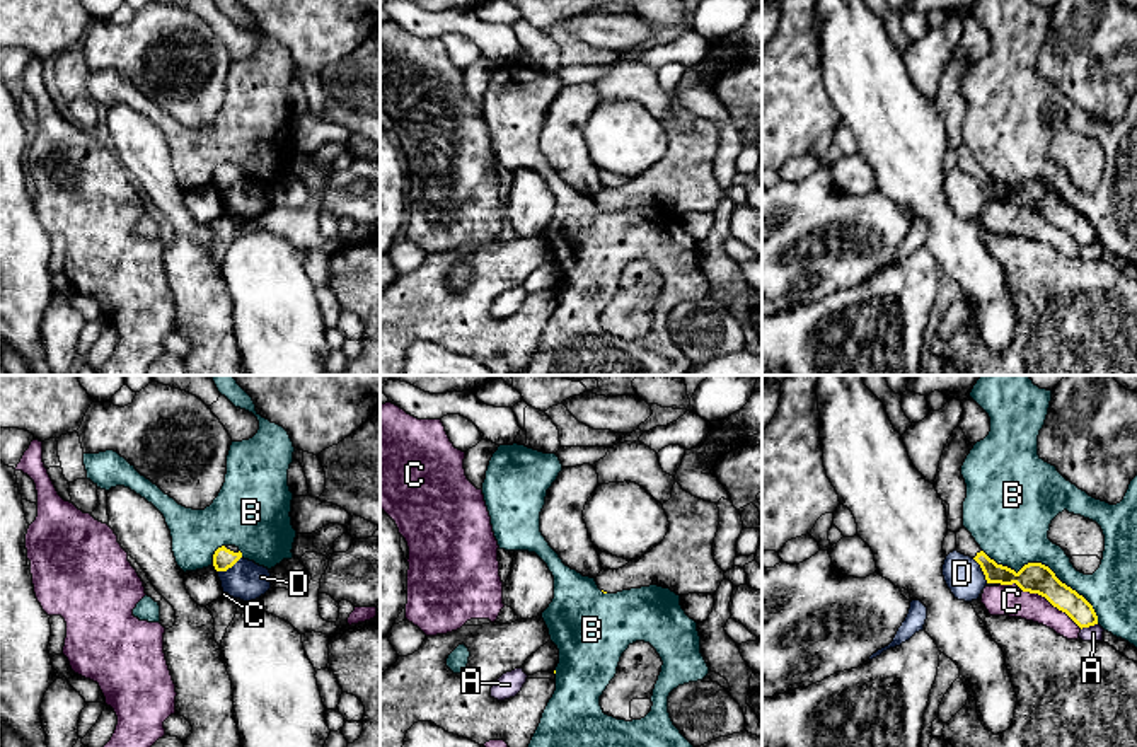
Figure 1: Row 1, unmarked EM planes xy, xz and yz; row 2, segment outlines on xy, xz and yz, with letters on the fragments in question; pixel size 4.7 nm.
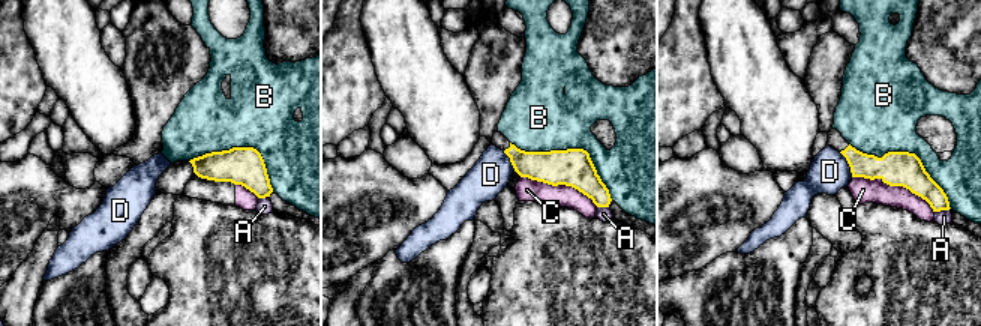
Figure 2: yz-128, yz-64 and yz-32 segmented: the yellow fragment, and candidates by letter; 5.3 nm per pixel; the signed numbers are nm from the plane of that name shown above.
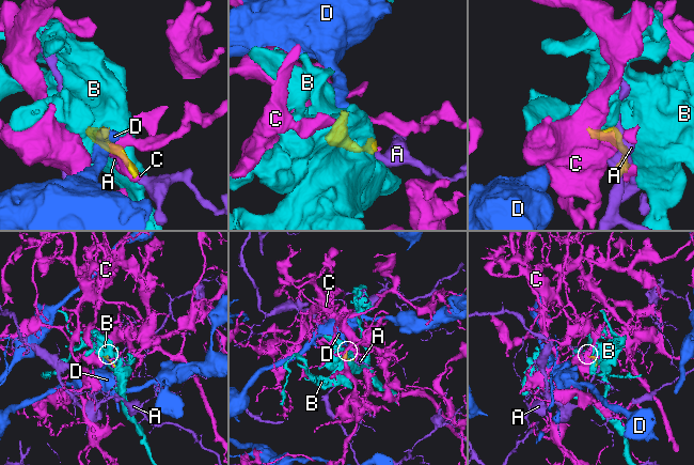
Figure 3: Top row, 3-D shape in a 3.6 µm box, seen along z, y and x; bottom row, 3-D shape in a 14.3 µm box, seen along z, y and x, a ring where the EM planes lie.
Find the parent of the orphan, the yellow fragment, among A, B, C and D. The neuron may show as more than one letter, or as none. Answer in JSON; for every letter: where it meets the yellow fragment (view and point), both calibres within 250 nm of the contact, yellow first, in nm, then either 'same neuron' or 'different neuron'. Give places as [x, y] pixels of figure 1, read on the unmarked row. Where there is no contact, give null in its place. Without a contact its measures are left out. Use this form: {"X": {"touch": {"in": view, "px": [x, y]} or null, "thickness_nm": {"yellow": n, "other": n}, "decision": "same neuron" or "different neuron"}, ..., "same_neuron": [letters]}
{"A": {"touch": {"in": "yz", "px": [1088, 244]}, "thickness_nm": {"yellow": 120, "other": 80}, "decision": "different neuron"}, "B": {"touch": {"in": "yz", "px": [1044, 183]}, "thickness_nm": {"yellow": 140, "other": 360}, "decision": "different neuron"}, "C": {"touch": {"in": "yz", "px": [1042, 214]}, "thickness_nm": {"yellow": 140, "other": 150}, "decision": "different neuron"}, "D": {"touch": {"in": "xy", "px": [229, 185]}, "thickness_nm": {"yellow": 100, "other": 190}, "decision": "different neuron"}, "same_neuron": []}

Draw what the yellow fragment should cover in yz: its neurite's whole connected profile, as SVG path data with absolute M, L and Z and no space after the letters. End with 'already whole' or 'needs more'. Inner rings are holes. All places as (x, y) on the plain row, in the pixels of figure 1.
M965 145L956 150L956 169L973 176L980 182L987 201L1016 201L1023 210L1038 211L1053 225L1065 230L1081 247L1098 242L1093 223L1062 201L1048 184L1028 181L1016 191L1007 184L997 182L980 167Z | needs more

